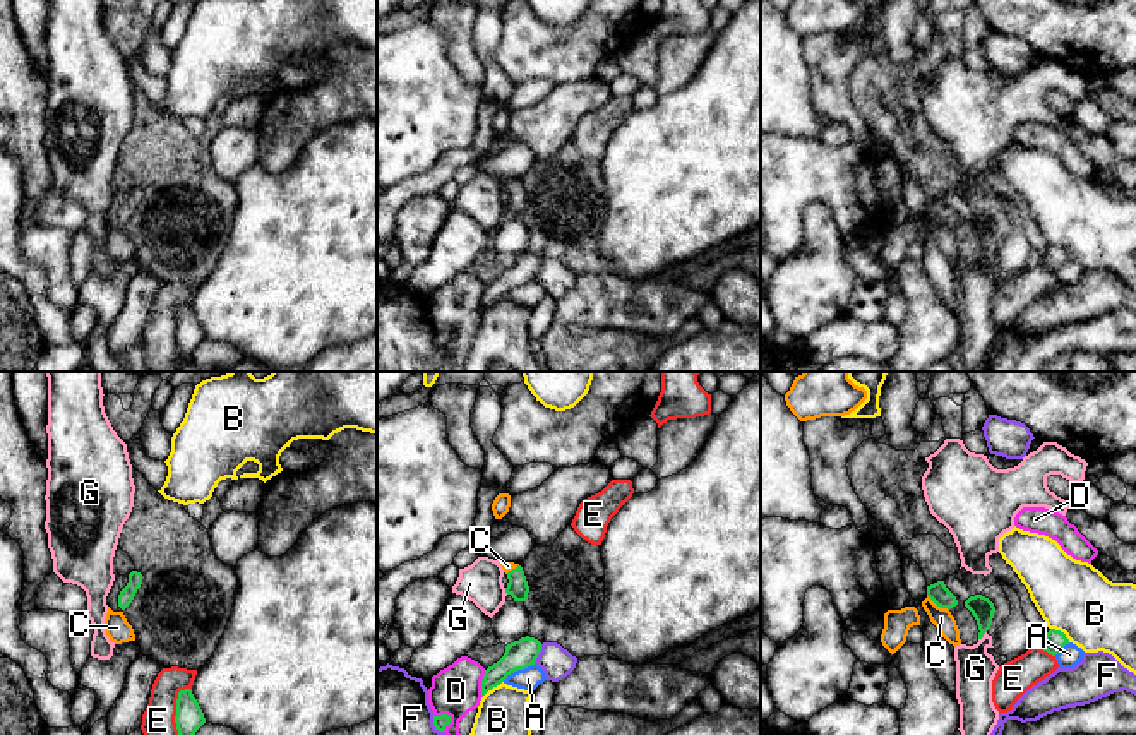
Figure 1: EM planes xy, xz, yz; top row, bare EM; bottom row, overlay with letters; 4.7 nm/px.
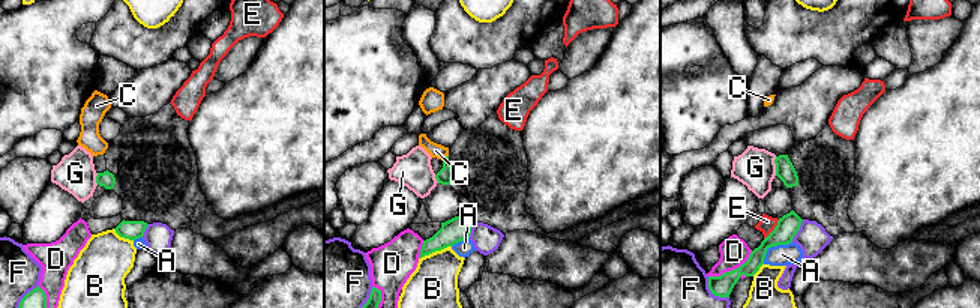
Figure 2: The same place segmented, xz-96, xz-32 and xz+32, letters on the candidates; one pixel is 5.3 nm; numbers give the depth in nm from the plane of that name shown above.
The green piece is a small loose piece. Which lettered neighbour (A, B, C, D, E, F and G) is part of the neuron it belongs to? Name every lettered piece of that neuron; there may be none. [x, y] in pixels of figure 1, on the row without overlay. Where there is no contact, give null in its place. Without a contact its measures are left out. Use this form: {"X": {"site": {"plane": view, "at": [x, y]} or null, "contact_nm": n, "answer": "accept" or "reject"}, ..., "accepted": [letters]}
{"A": {"site": {"plane": "xz", "at": [518, 285]}, "contact_nm": 170, "answer": "reject"}, "B": {"site": {"plane": "yz", "at": [1061, 249]}, "contact_nm": 120, "answer": "reject"}, "C": {"site": {"plane": "yz", "at": [938, 221]}, "contact_nm": 130, "answer": "accept"}, "D": {"site": {"plane": "xz", "at": [448, 333]}, "contact_nm": 90, "answer": "reject"}, "E": {"site": {"plane": "xy", "at": [177, 324]}, "contact_nm": 240, "answer": "reject"}, "F": {"site": {"plane": "xz", "at": [434, 341]}, "contact_nm": 90, "answer": "reject"}, "G": {"site": {"plane": "yz", "at": [982, 252]}, "contact_nm": 60, "answer": "reject"}, "accepted": ["C"]}

